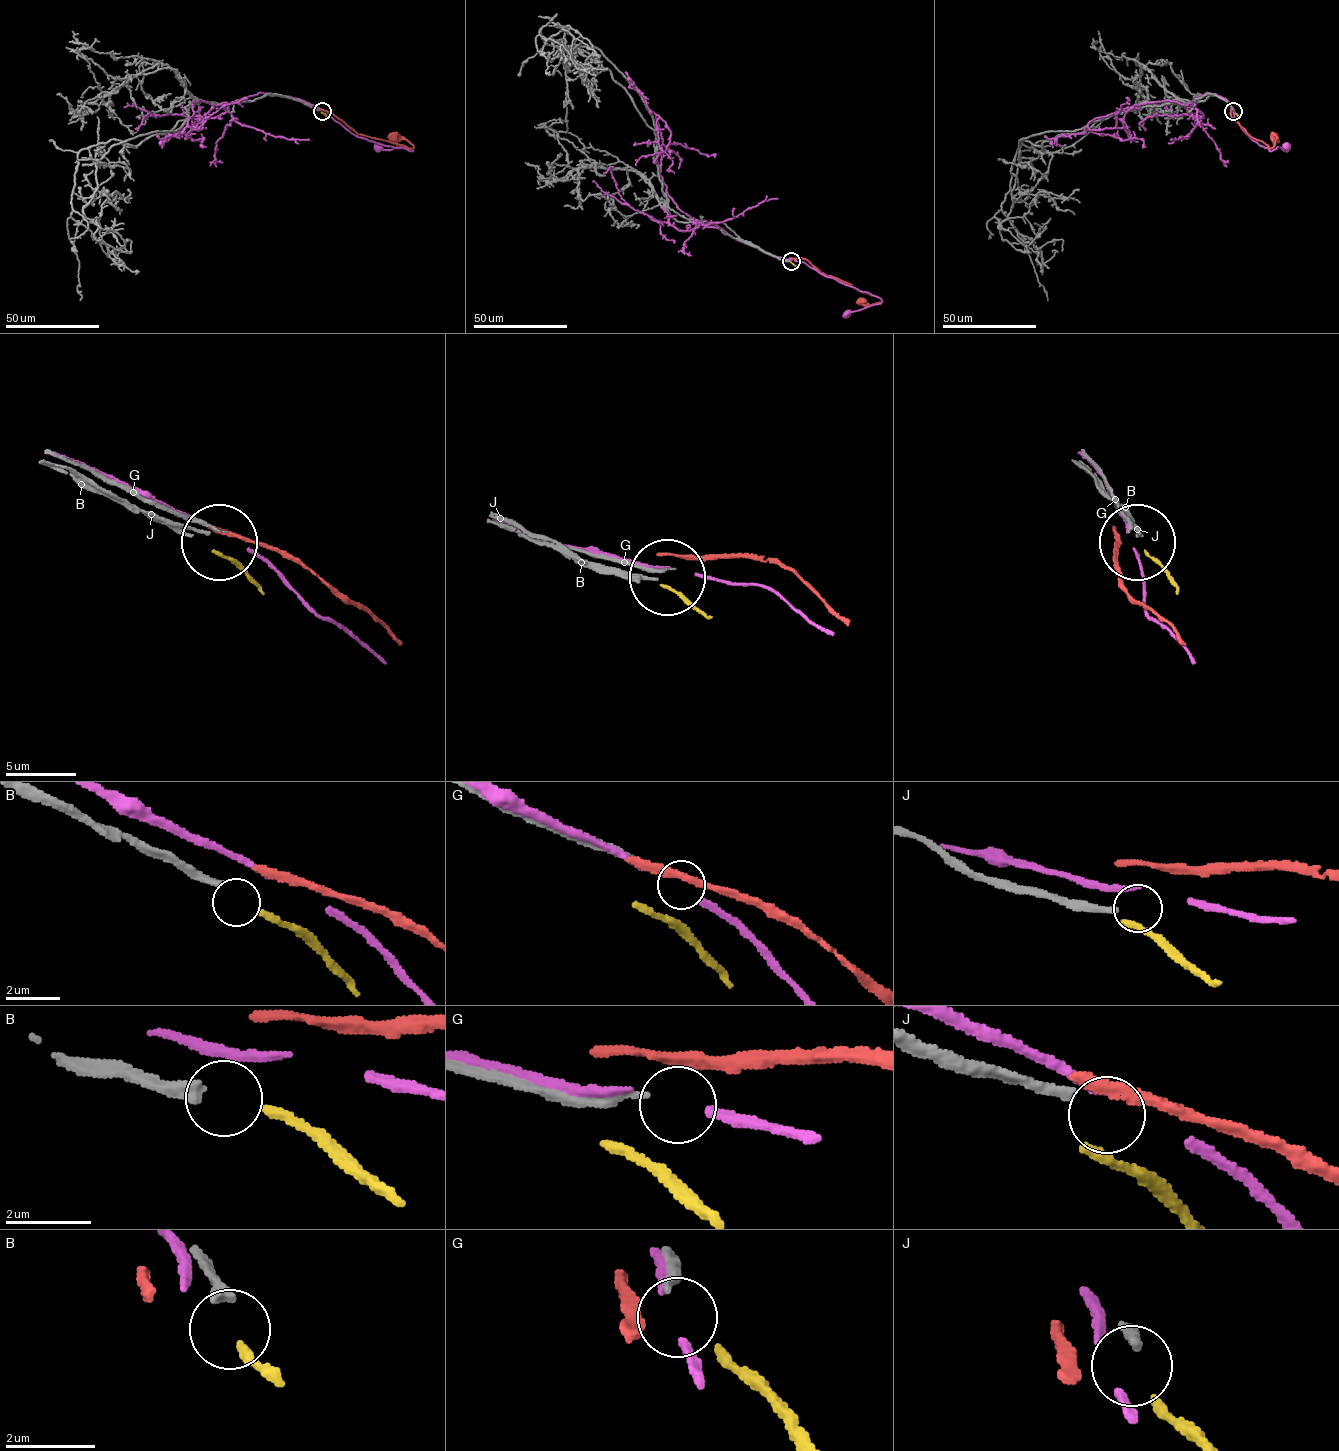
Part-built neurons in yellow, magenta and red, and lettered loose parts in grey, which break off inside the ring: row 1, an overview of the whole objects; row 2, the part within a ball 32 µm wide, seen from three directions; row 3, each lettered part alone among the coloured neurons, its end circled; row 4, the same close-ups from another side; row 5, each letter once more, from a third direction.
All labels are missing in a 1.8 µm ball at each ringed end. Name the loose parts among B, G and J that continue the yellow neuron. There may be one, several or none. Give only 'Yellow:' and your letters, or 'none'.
Yellow: none

